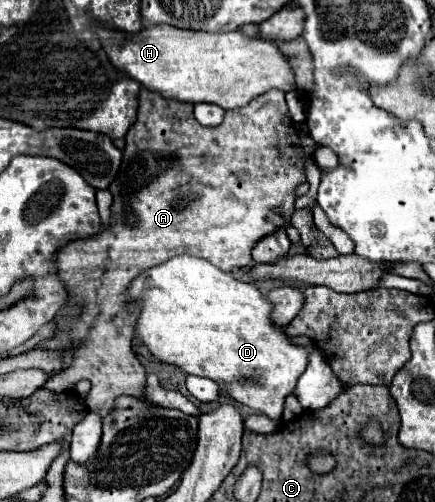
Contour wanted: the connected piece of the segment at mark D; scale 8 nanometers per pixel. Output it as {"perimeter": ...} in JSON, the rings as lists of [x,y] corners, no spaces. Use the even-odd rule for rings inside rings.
{"perimeter":[[[178,255],[178,257],[174,257],[174,259],[170,259],[170,261],[162,263],[162,265],[156,265],[156,267],[152,267],[152,269],[144,271],[138,279],[134,279],[134,283],[130,285],[128,295],[130,295],[130,297],[136,297],[136,299],[140,301],[140,305],[142,305],[142,313],[140,313],[140,317],[138,317],[138,327],[136,327],[136,329],[138,329],[140,341],[150,349],[150,353],[152,353],[156,359],[160,359],[160,361],[164,361],[164,363],[172,363],[172,365],[180,367],[184,373],[208,377],[208,379],[220,383],[220,387],[222,387],[222,393],[220,393],[220,395],[232,397],[234,401],[238,401],[238,403],[242,403],[242,405],[254,409],[254,411],[258,411],[258,413],[264,413],[264,415],[268,415],[270,419],[276,419],[276,421],[278,421],[278,417],[282,417],[284,399],[286,399],[286,395],[290,395],[290,393],[294,391],[294,387],[296,387],[296,383],[298,383],[298,379],[300,379],[300,375],[302,375],[302,371],[306,369],[306,363],[308,363],[308,347],[294,345],[294,343],[290,341],[290,337],[286,335],[284,327],[278,327],[278,325],[274,323],[274,319],[272,319],[272,303],[268,301],[266,295],[260,293],[260,289],[258,289],[254,283],[240,281],[240,279],[236,279],[234,275],[220,271],[218,267],[214,267],[212,263],[208,263],[206,259],[190,257],[190,255]]]}

